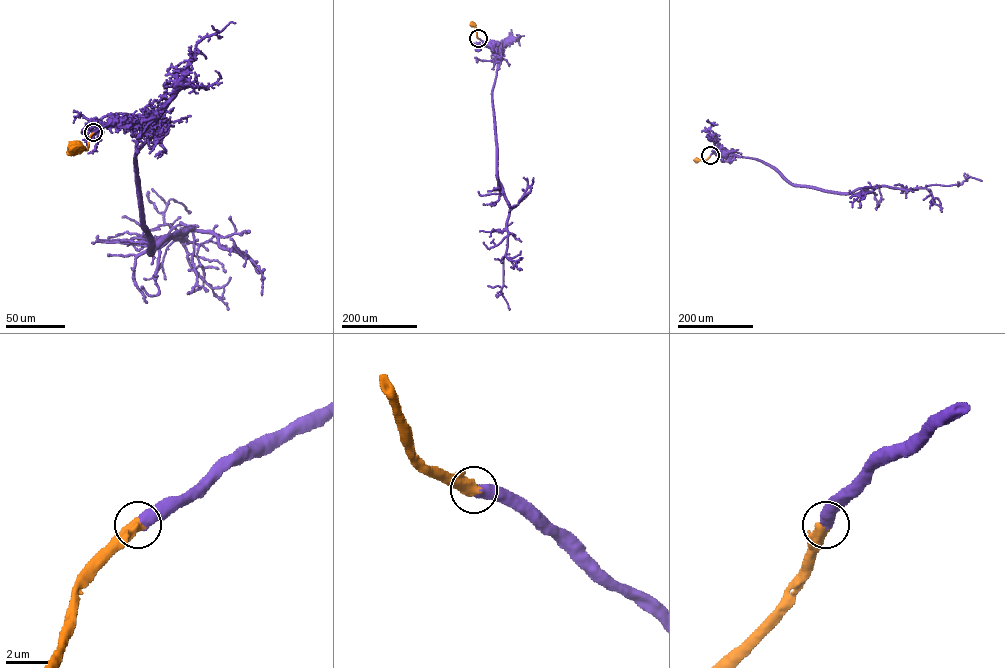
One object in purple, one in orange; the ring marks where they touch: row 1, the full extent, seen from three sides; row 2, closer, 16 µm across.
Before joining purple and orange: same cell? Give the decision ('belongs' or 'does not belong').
belongs

